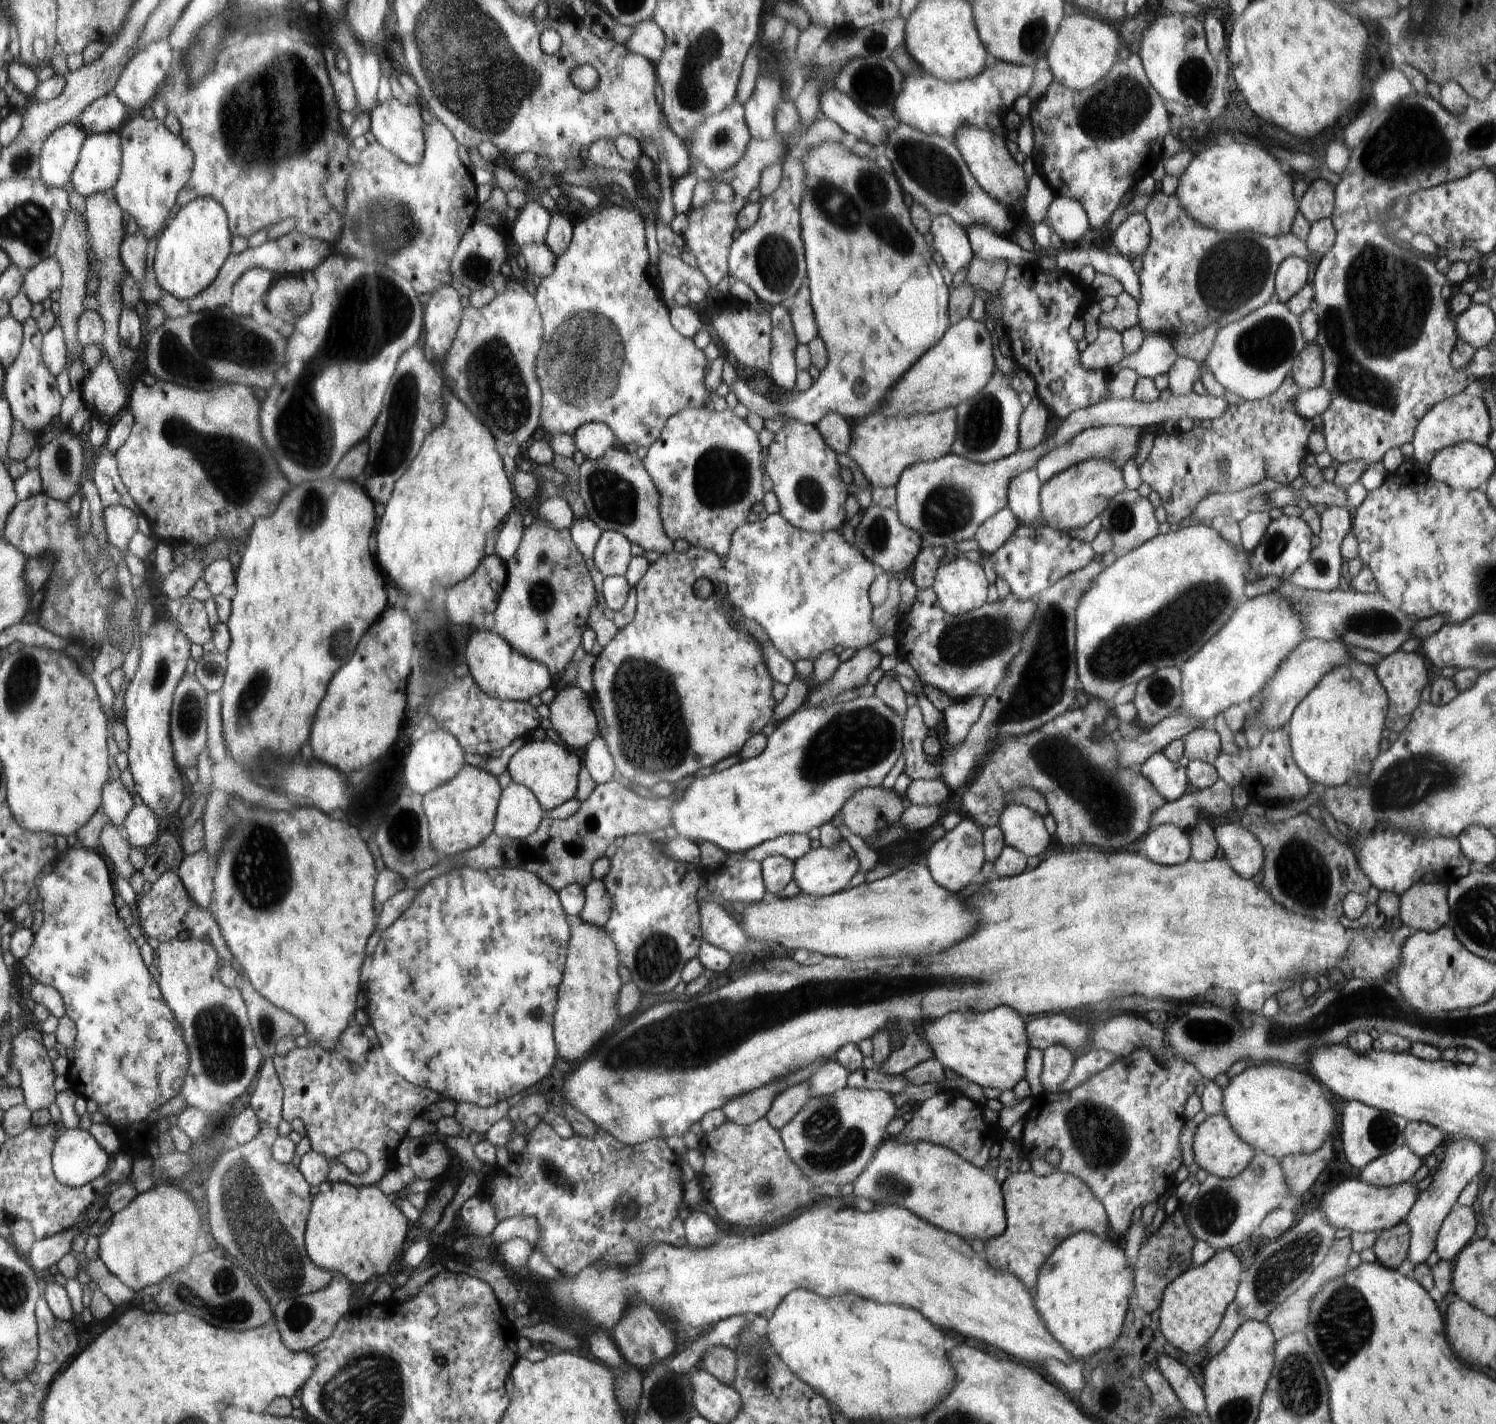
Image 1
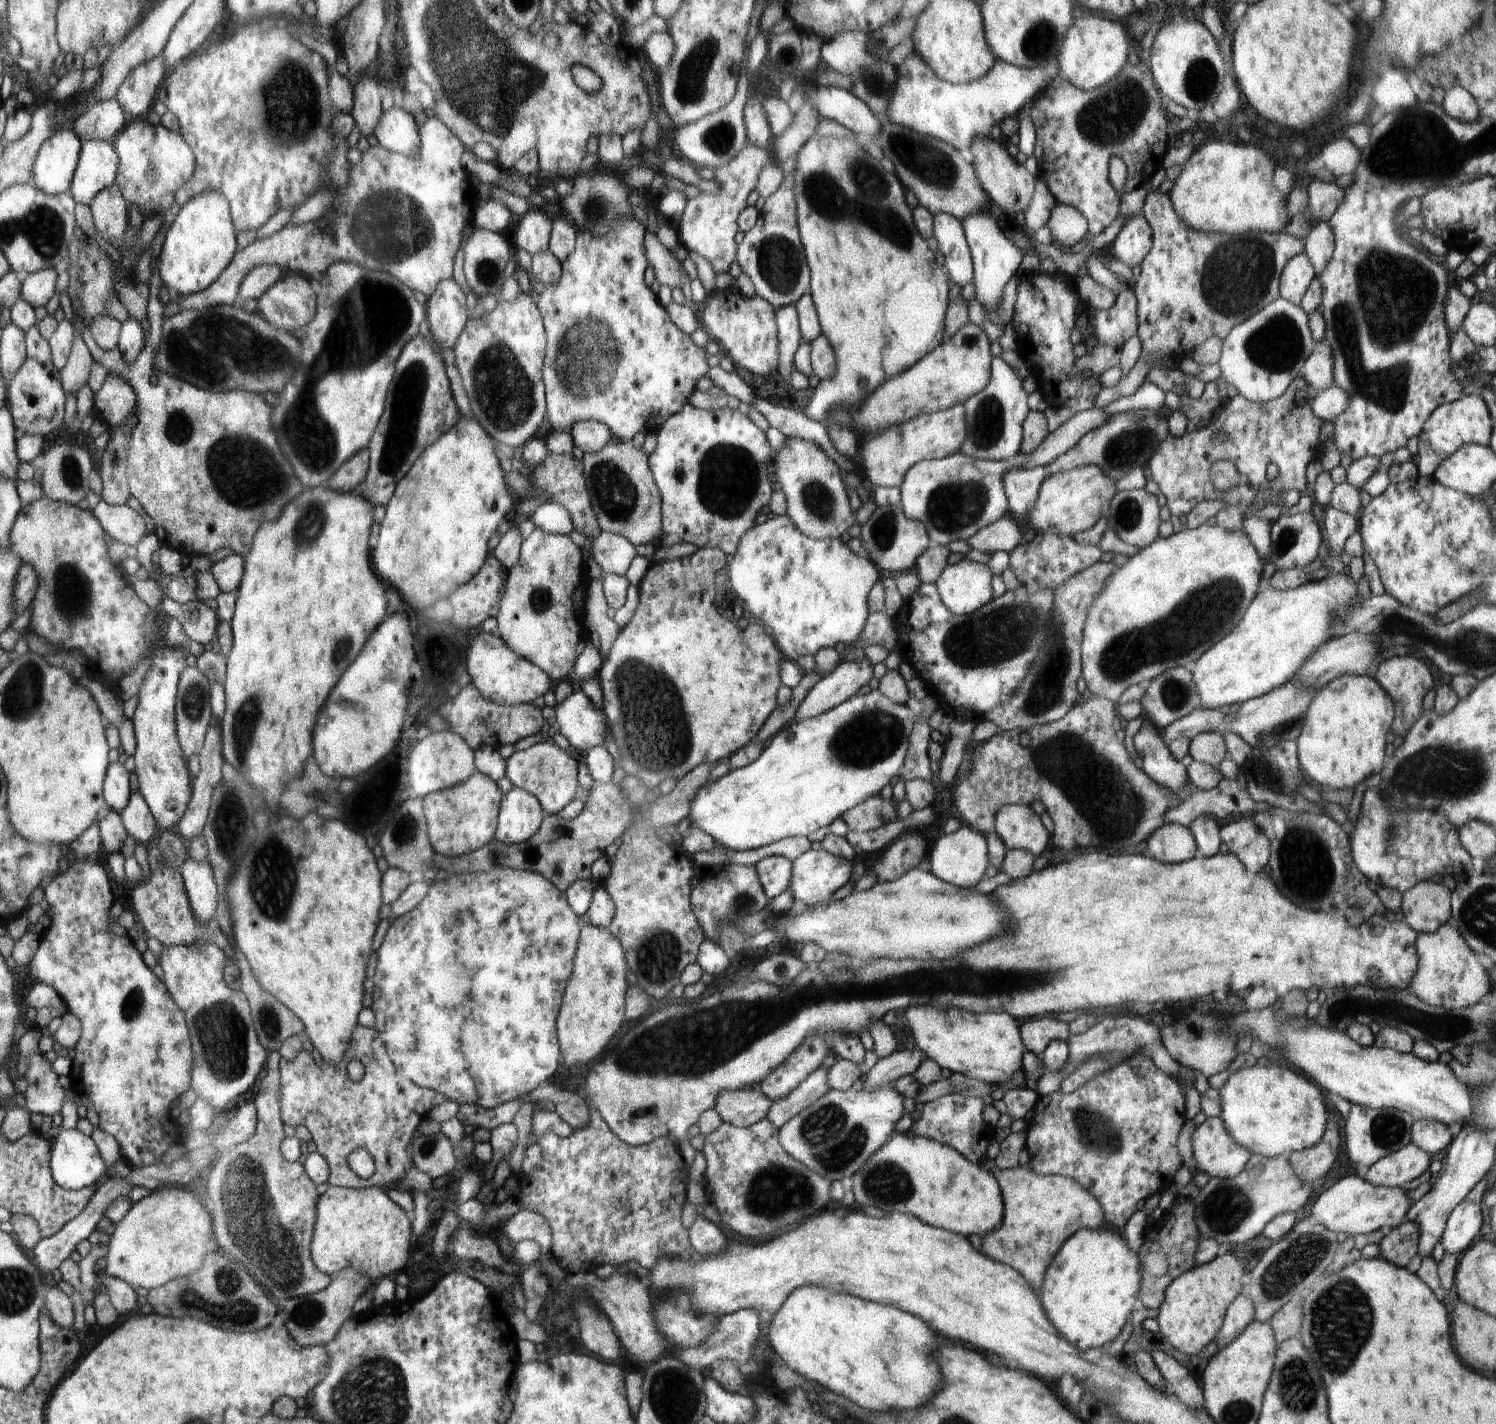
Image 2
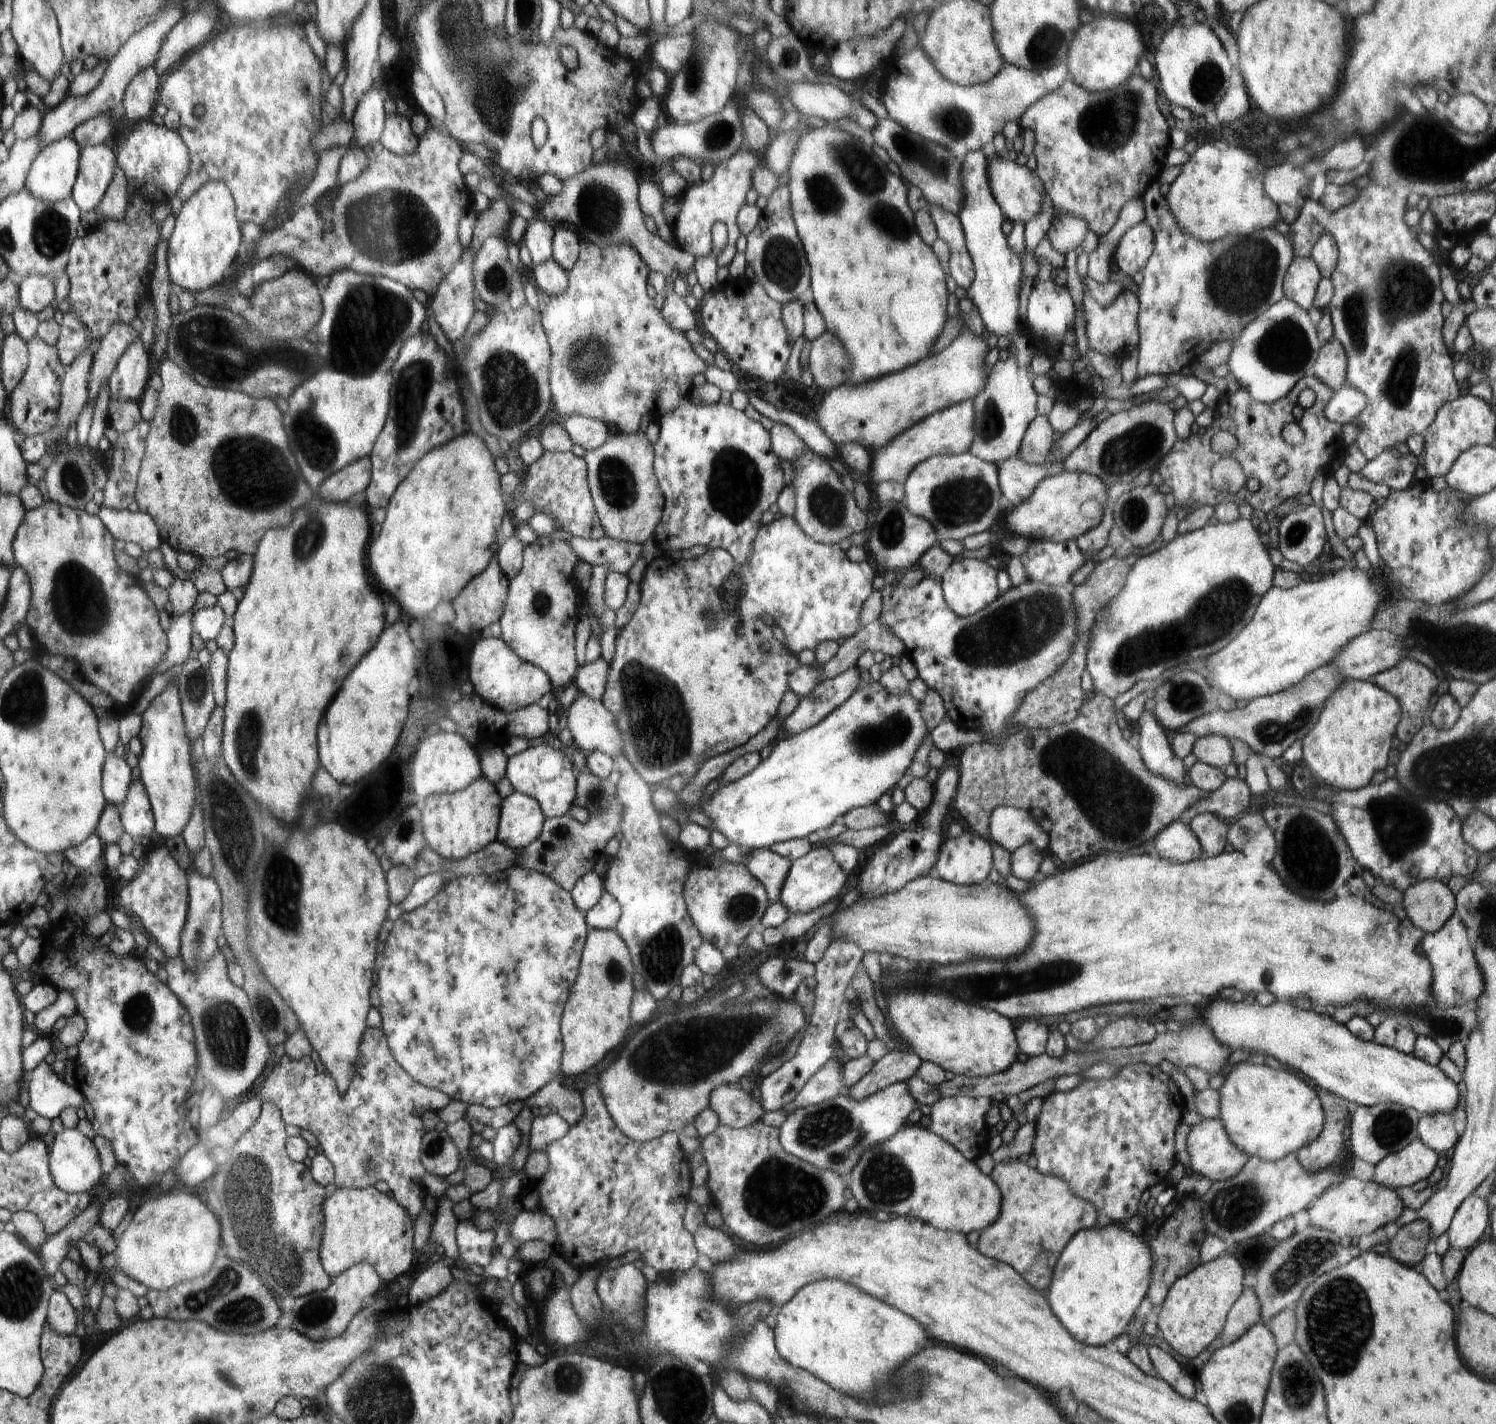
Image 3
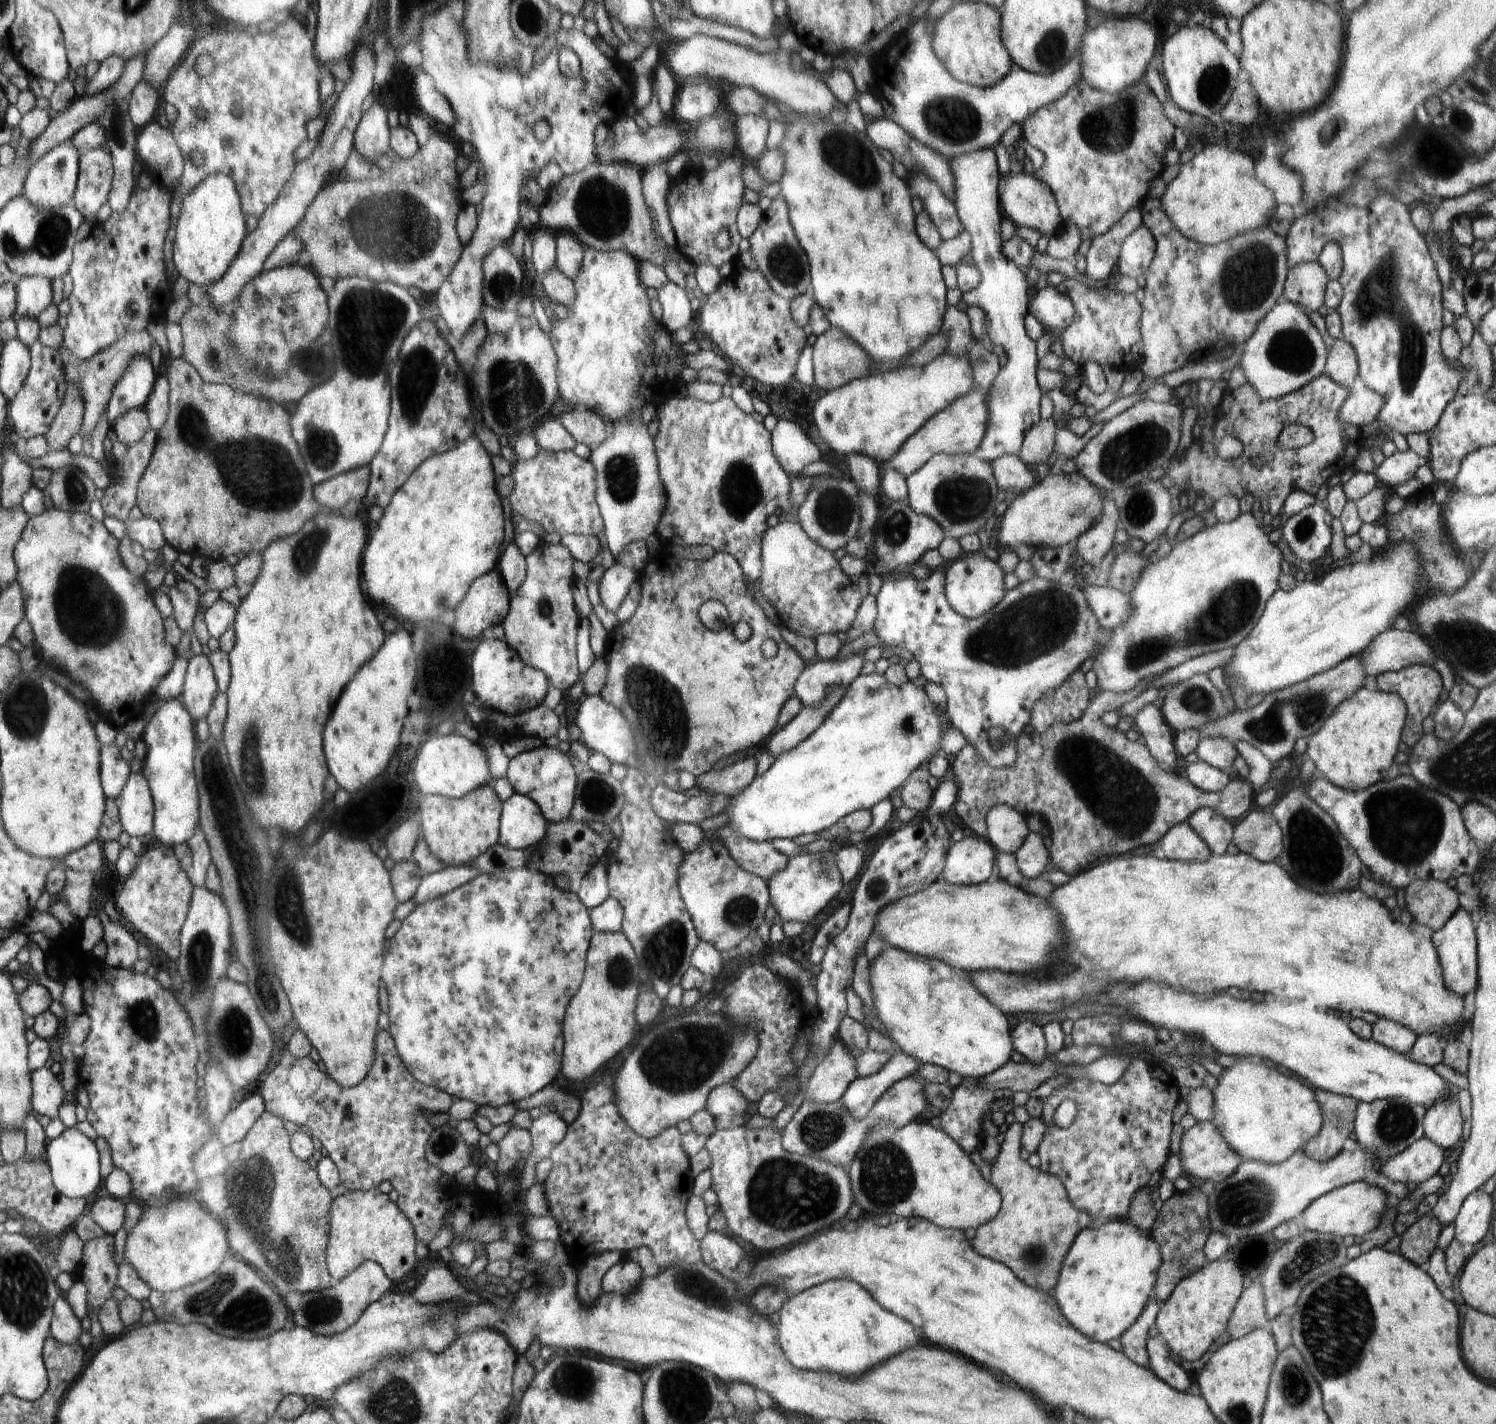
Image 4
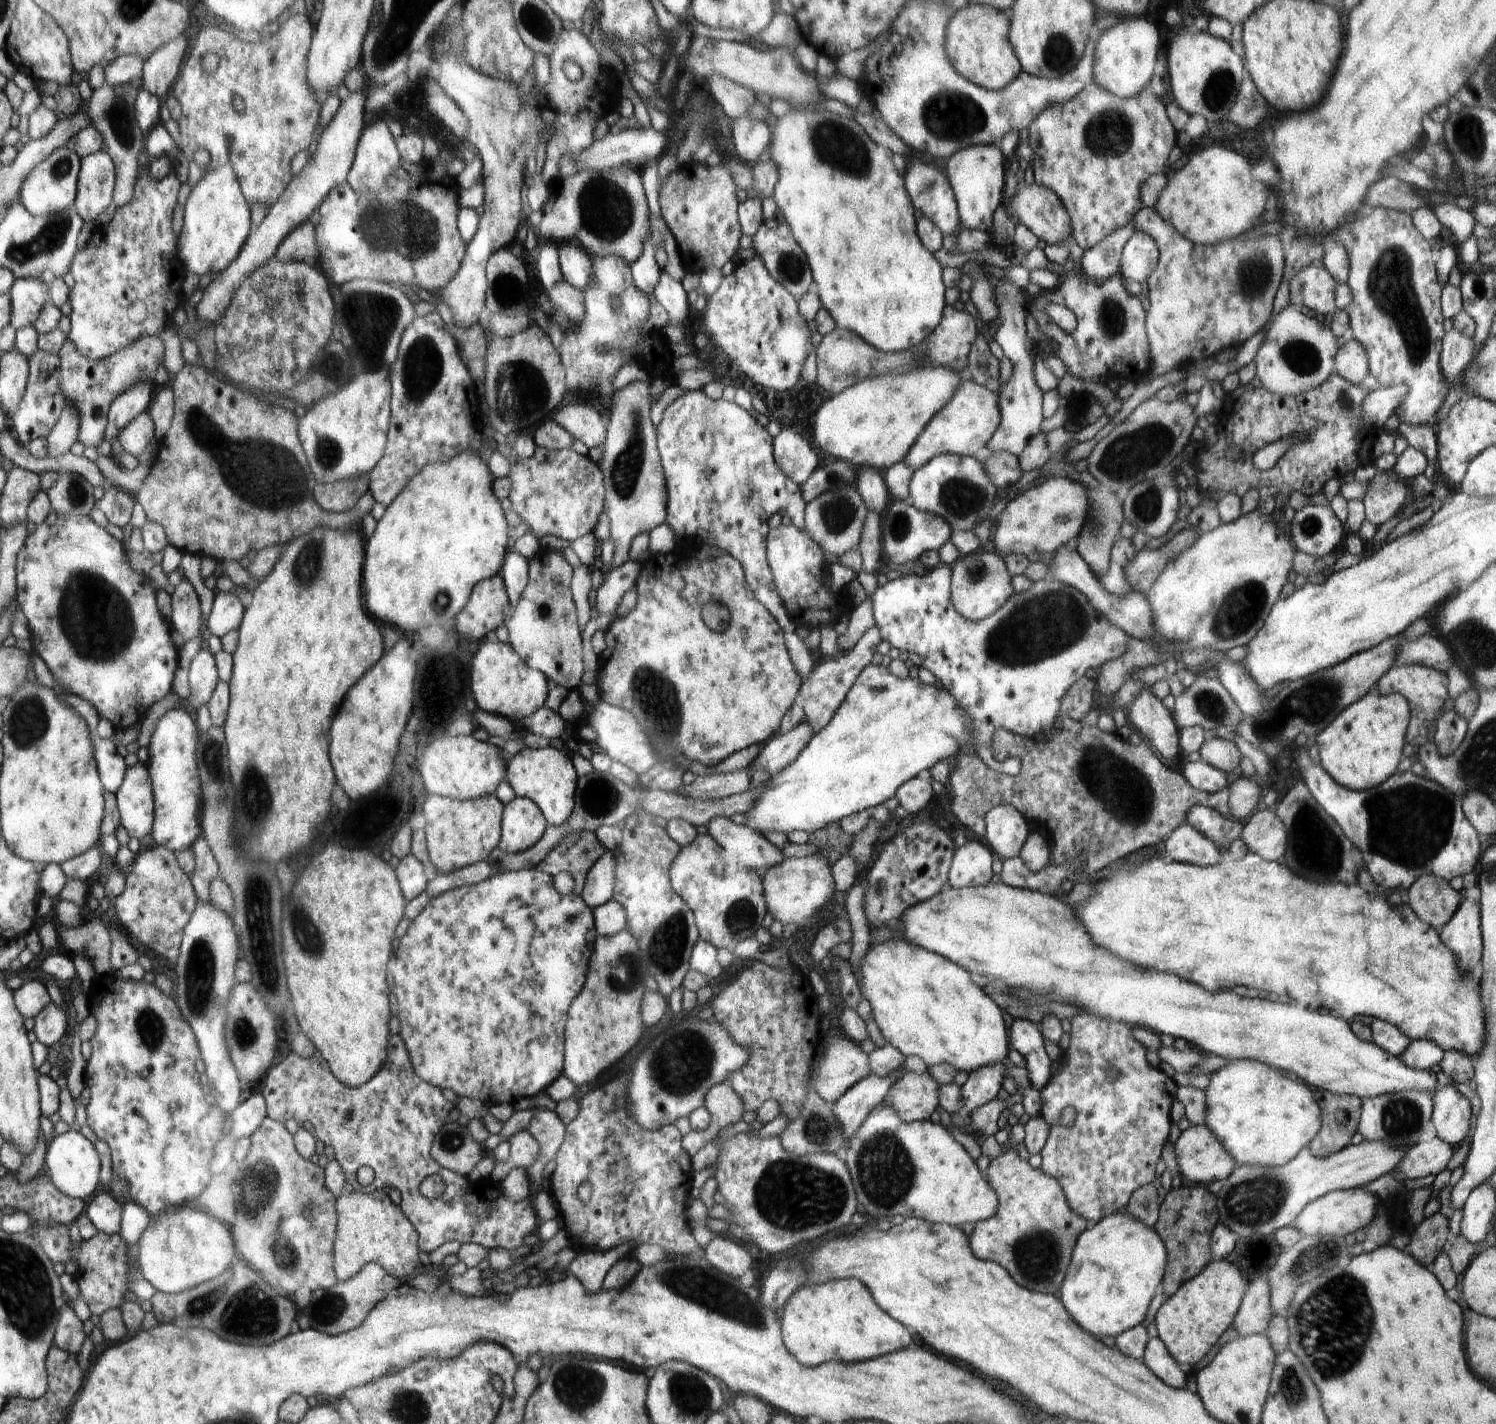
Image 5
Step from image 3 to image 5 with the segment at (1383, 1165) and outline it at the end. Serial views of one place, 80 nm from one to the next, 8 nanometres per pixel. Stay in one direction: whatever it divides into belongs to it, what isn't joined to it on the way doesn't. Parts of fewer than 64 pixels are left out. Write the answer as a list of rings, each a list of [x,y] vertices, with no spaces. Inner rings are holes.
[[[1438,1137],[1431,1141],[1418,1142],[1409,1148],[1394,1171],[1400,1171],[1400,1179],[1403,1176],[1408,1178],[1424,1178],[1429,1174],[1436,1176],[1452,1165],[1454,1149],[1450,1143]]]

